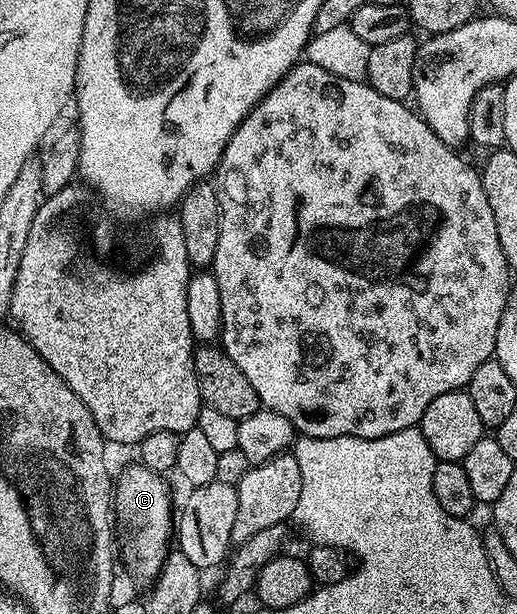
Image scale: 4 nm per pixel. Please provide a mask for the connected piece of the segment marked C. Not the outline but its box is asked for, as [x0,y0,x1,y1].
[115,462,175,582]

